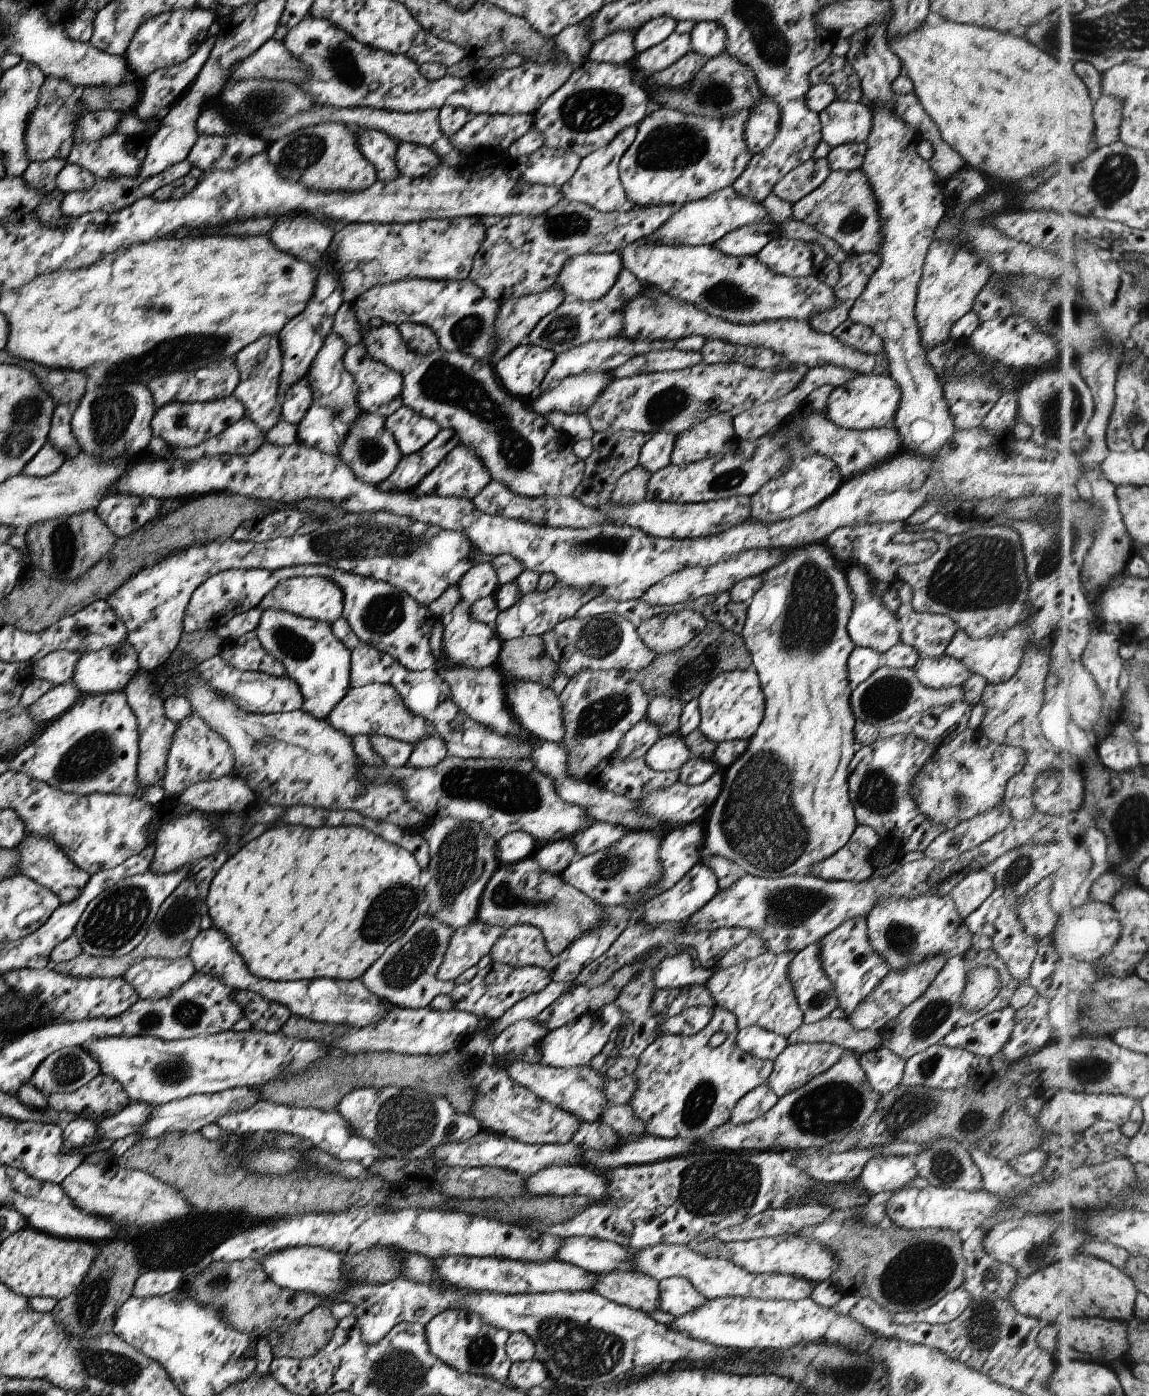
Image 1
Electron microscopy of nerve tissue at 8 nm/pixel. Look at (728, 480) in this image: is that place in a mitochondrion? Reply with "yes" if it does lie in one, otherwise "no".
yes

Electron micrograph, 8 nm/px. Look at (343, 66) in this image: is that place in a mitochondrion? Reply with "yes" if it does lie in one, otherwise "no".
yes

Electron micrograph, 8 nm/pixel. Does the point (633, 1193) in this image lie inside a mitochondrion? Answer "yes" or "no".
no

